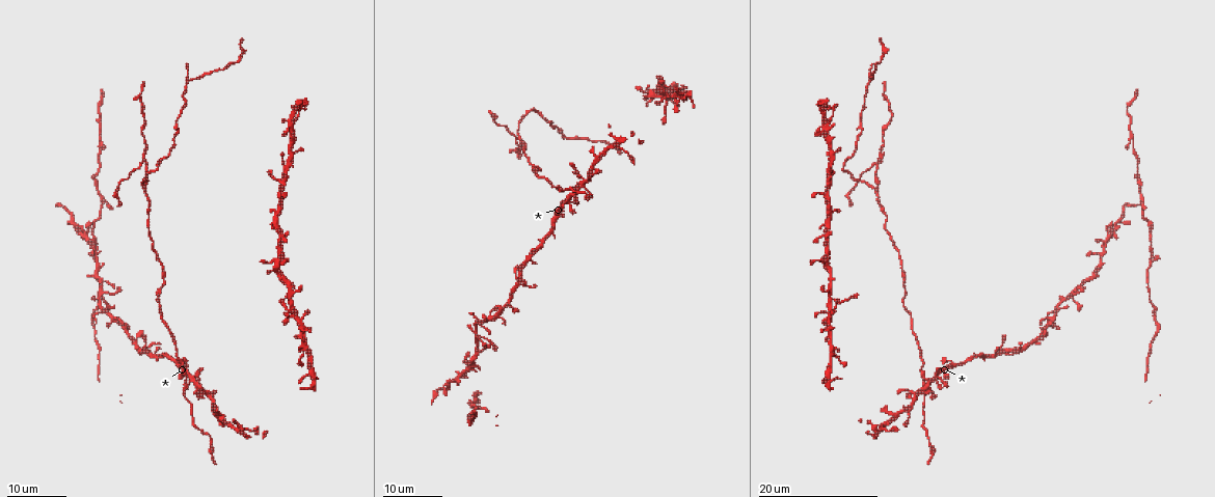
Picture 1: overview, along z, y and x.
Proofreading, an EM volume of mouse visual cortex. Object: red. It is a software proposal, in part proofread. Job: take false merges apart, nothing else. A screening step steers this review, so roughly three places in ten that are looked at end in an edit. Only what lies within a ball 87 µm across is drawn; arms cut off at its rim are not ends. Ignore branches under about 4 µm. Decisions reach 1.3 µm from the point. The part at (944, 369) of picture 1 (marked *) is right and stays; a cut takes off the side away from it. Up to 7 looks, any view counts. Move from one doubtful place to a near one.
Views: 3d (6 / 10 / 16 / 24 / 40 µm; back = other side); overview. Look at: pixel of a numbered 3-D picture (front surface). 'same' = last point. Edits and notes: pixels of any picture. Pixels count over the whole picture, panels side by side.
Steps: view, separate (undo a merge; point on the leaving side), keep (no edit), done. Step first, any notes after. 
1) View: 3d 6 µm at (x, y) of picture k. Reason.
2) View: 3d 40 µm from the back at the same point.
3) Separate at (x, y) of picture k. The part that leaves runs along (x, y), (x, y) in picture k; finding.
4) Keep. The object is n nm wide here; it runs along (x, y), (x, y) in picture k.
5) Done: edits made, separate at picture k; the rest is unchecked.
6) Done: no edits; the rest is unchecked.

View: 3d 16 µm at (144, 188) of picture 1. Branch point.

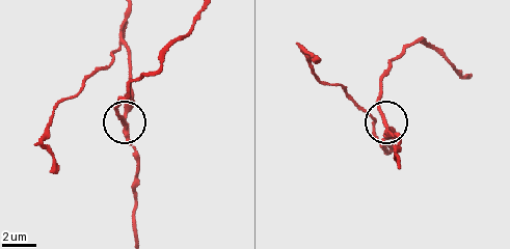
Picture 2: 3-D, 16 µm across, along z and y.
View: 3d 6 µm at (387, 127) of picture 2.

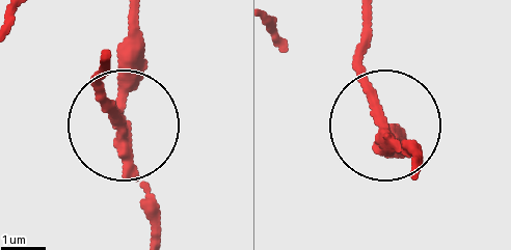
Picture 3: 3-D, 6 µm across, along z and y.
Separate at (102, 111) of picture 3. The object is 230 nm wide here; the part that leaves runs along (128, 149), (102, 98), (105, 67) in picture 3; a second neuron is stuck on.

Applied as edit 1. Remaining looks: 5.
View: 3d 16 µm at (882, 161) of picture 1. Branch point.

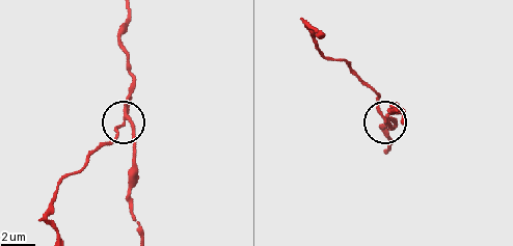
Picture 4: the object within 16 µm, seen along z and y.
View: 3d 10 µm at (122, 123) of picture 4.

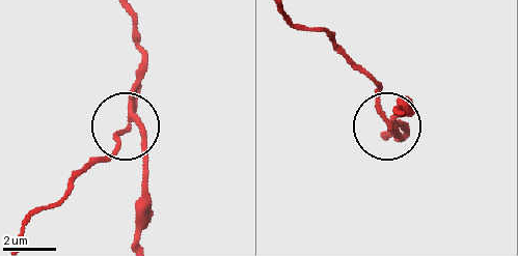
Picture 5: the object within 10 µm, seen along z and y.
View: 3d 10 µm from the back at (125, 128) of picture 5. Other side.

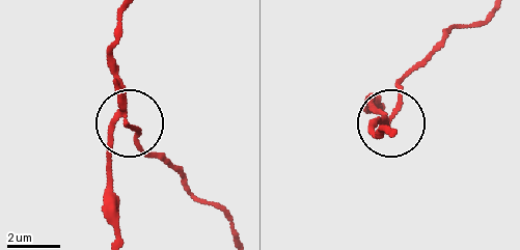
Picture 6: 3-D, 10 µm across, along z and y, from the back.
Separate at (138, 130) of picture 6. The side arm is 12 µm long; the part that leaves runs along (119, 104), (146, 148), (193, 195), (220, 209), (234, 234) in picture 6; a second neuron is stuck on.

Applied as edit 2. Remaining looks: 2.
Done: edits made, separate at picture 3, separate at picture 6; the rest is unchecked.

